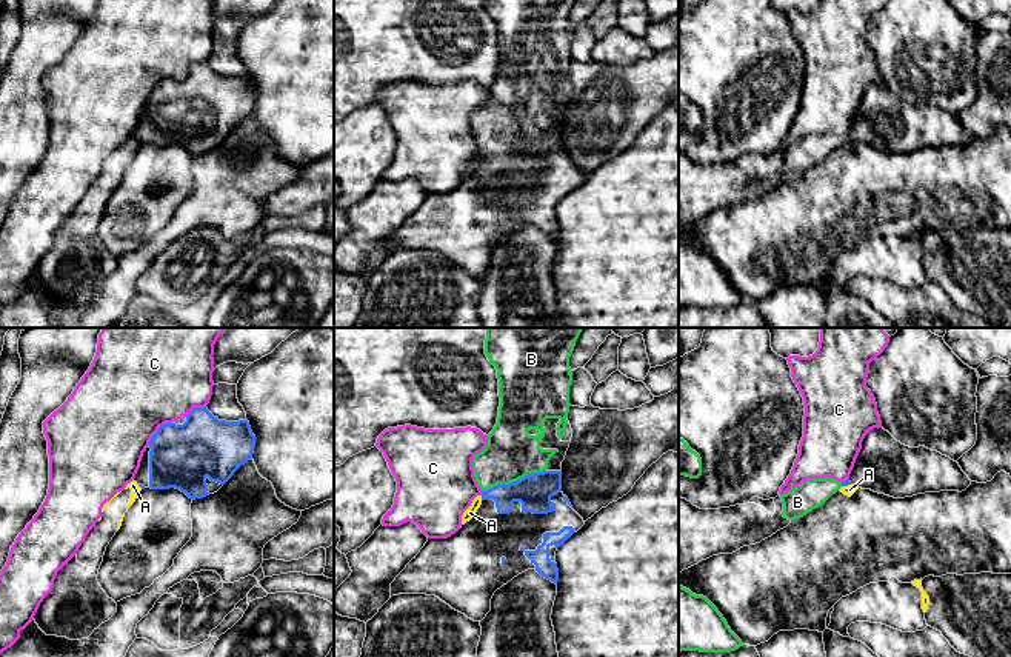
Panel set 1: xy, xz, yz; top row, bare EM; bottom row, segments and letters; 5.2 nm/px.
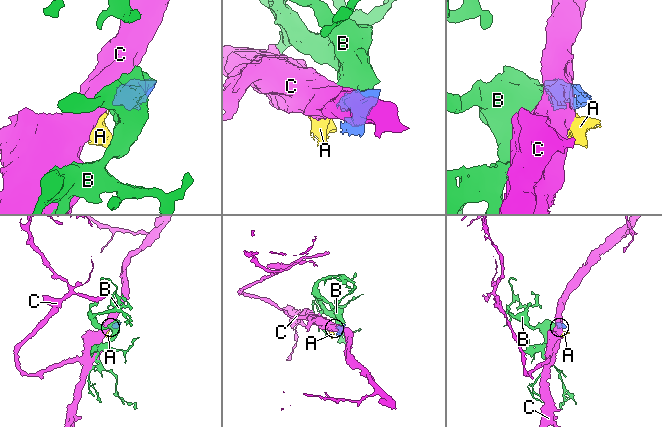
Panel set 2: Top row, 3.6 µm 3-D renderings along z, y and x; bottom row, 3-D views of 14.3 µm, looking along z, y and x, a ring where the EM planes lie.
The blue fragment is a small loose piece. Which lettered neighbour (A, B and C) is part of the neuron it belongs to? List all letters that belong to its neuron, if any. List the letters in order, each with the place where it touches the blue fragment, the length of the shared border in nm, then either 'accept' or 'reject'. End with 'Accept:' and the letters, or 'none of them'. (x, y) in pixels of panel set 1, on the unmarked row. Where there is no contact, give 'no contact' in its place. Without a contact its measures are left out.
A: xz (482, 153) | 30 nm | reject
B: xz (513, 137) | 360 nm | accept
C: xy (157, 86) | 180 nm | reject
Accept: B

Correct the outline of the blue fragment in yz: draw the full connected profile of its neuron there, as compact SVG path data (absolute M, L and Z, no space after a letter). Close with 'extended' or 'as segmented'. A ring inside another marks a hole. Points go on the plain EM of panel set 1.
M874 83L862 97L849 134L842 138L848 140L905 154L925 148L962 148L971 135L949 112L925 102L905 102L883 83Z; extended

